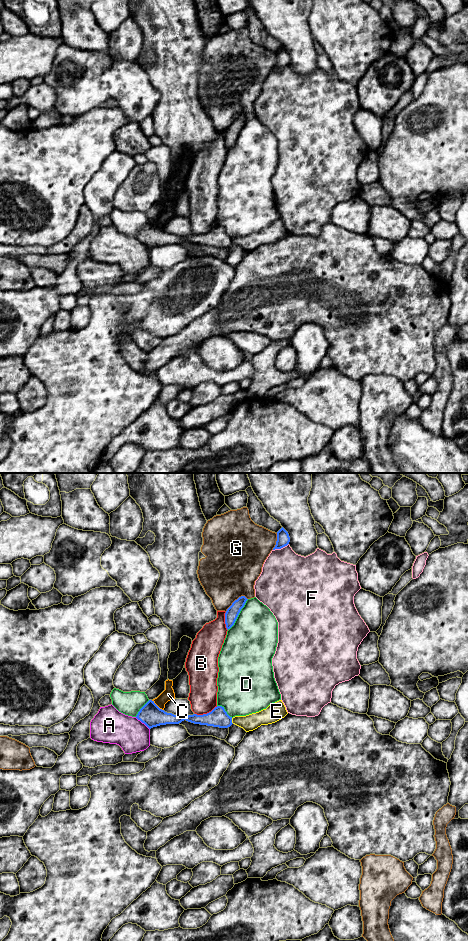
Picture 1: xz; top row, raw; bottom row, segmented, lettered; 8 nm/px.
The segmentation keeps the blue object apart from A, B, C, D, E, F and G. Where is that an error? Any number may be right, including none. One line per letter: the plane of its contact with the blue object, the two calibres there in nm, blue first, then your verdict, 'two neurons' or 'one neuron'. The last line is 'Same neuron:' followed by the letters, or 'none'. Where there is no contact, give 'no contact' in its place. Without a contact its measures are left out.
A: xz | 180/260 nm | two neurons
B: xz | 160/220 nm | two neurons
C: xz | 180/100 nm | two neurons
D: xz | 100/400 nm | two neurons
E: xz | 160/130 nm | two neurons
F: xz | 110/420 nm | two neurons
G: xz | 100/440 nm | two neurons
Same neuron: none

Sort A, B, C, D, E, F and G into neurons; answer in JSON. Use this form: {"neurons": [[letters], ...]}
{"neurons": [["A"], ["B"], ["C"], ["D"], ["E"], ["F"], ["G"]]}

